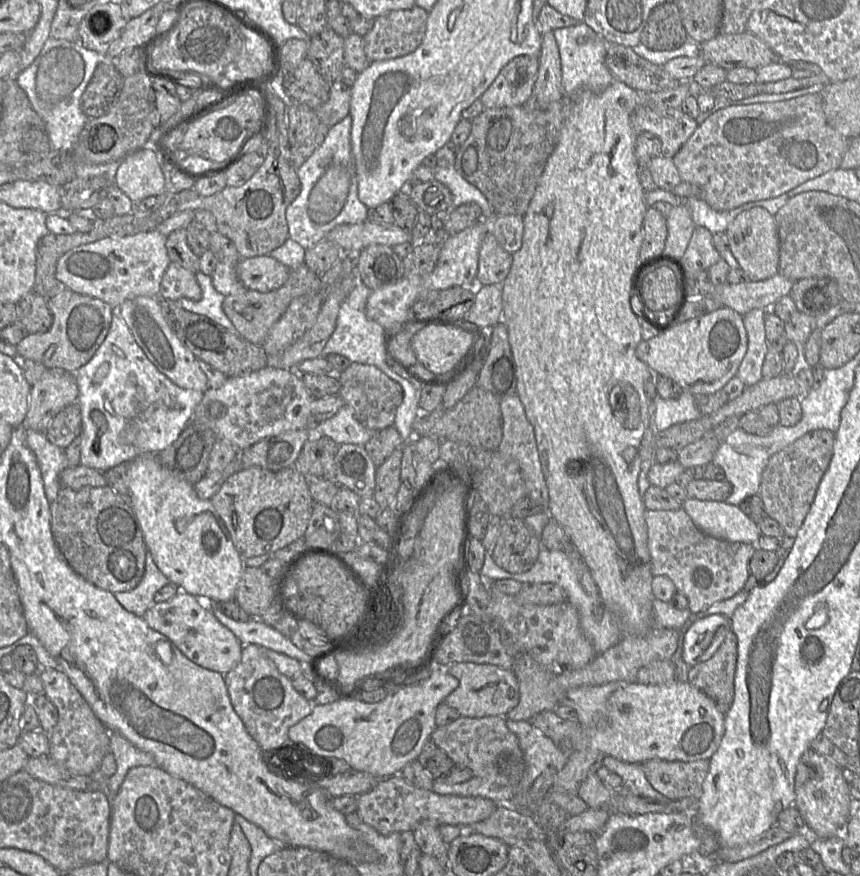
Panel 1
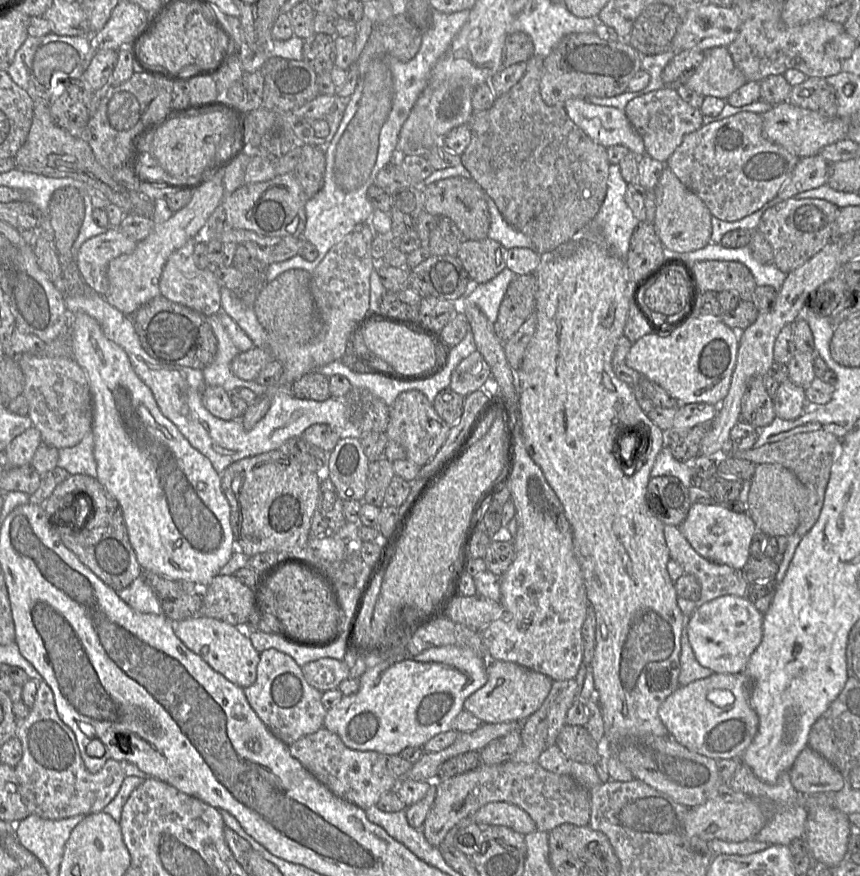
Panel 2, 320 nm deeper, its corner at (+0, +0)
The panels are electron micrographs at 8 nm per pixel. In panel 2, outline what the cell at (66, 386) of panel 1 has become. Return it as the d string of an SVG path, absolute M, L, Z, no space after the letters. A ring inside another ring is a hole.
M30 427L9 443L3 452L3 463L12 467L29 466L41 442L40 431Z

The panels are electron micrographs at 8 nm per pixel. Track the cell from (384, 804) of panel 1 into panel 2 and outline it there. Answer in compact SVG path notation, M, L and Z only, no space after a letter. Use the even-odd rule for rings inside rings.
M490 802L472 816L474 823L484 826L506 826L522 835L536 831L536 824L527 812L508 802Z

